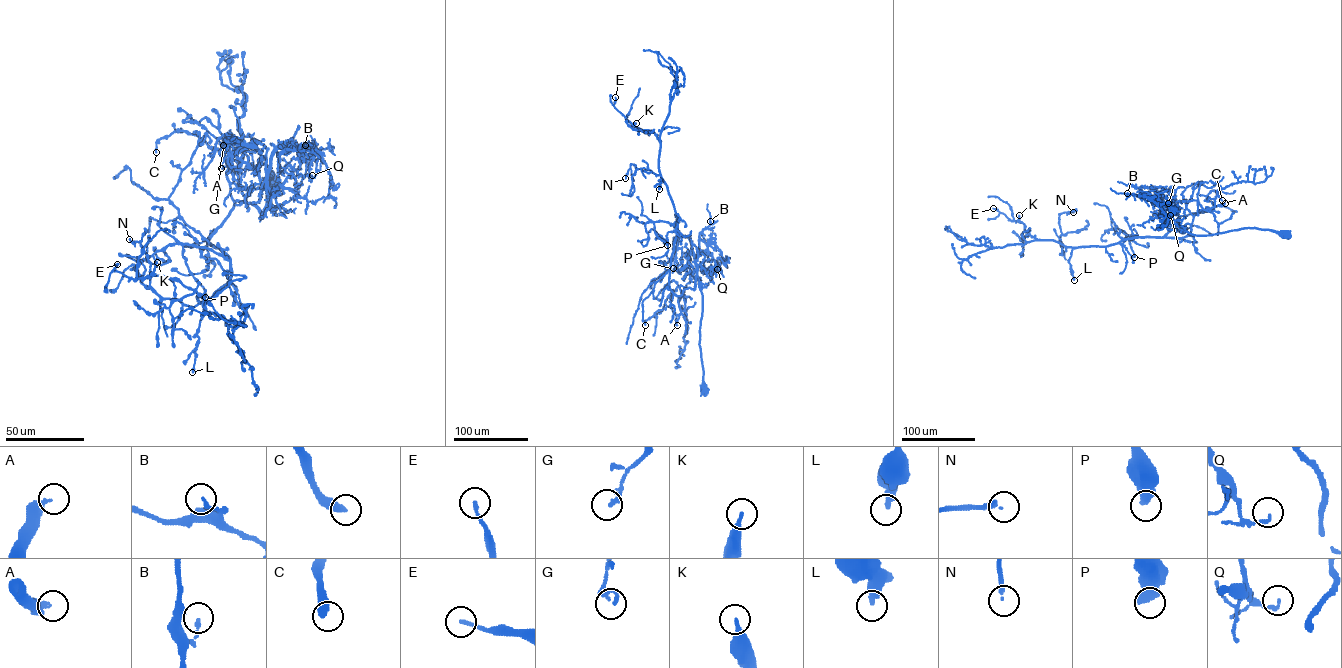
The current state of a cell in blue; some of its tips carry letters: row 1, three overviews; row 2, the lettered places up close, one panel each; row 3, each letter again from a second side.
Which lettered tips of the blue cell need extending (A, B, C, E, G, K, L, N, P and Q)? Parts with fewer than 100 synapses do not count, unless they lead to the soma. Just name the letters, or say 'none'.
A

